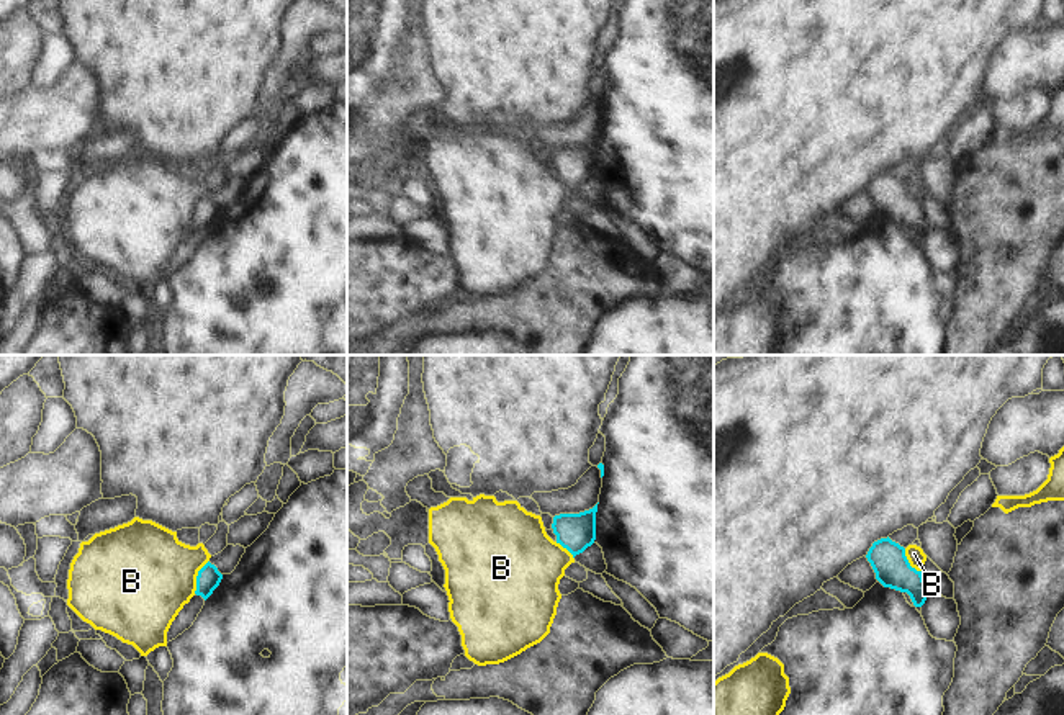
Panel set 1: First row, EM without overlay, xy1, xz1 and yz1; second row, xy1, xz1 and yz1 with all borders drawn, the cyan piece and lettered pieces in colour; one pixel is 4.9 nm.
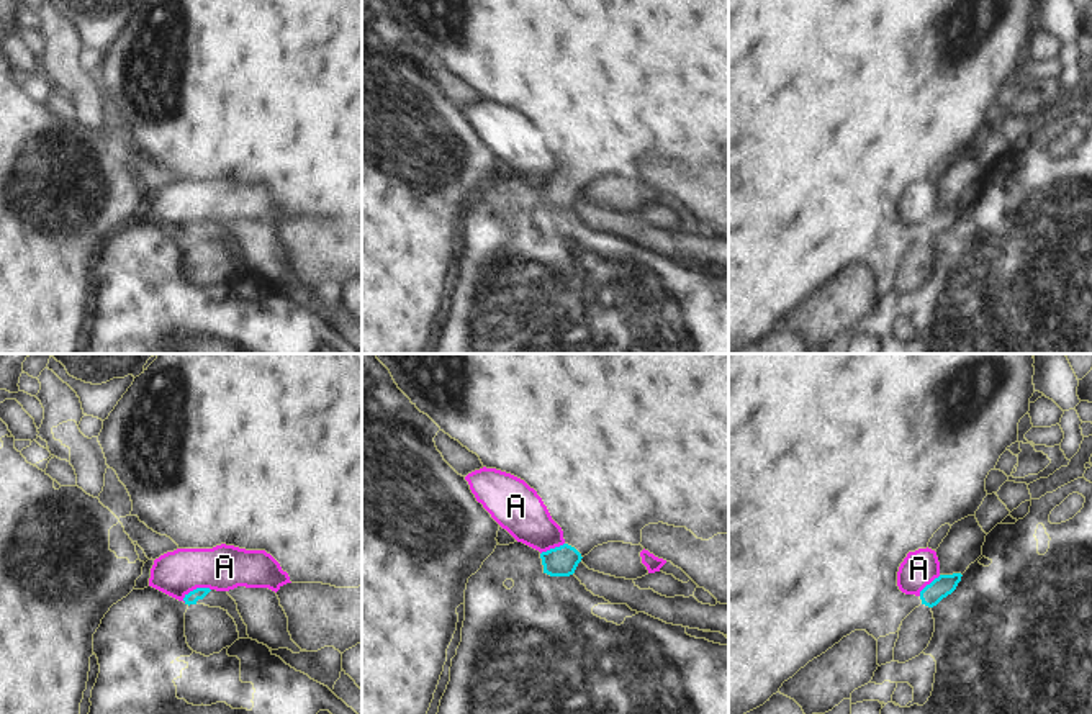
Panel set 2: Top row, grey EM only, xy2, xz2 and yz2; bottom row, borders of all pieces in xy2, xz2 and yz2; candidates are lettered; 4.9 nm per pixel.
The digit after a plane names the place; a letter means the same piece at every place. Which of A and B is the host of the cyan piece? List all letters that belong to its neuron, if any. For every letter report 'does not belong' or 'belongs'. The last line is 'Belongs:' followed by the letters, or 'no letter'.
A: does not belong
B: does not belong
Belongs: no letter

